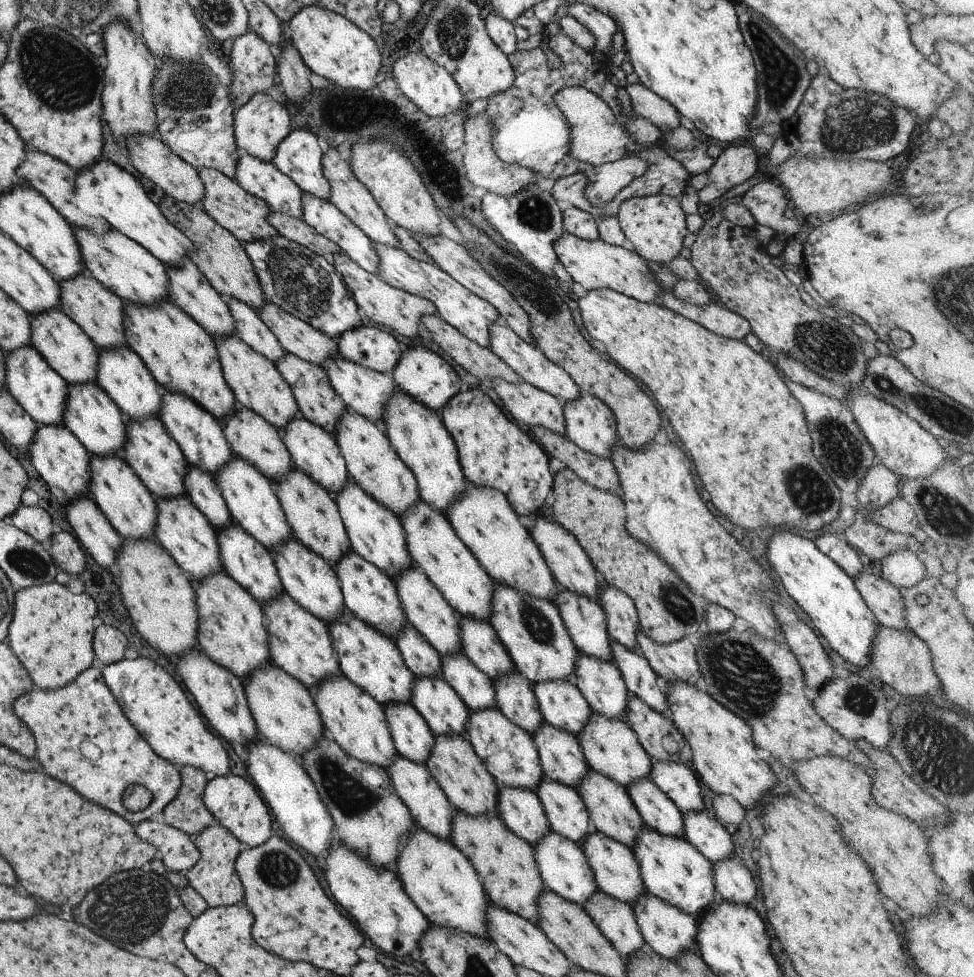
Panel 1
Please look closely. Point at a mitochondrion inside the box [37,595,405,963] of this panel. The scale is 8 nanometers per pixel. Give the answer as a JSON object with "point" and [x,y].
{"point":[133,909]}

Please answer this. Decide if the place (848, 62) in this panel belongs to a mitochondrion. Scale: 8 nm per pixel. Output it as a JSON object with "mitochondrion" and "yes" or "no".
{"mitochondrion":"no"}

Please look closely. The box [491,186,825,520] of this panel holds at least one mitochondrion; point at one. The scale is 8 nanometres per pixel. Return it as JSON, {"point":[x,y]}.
{"point":[533,211]}

